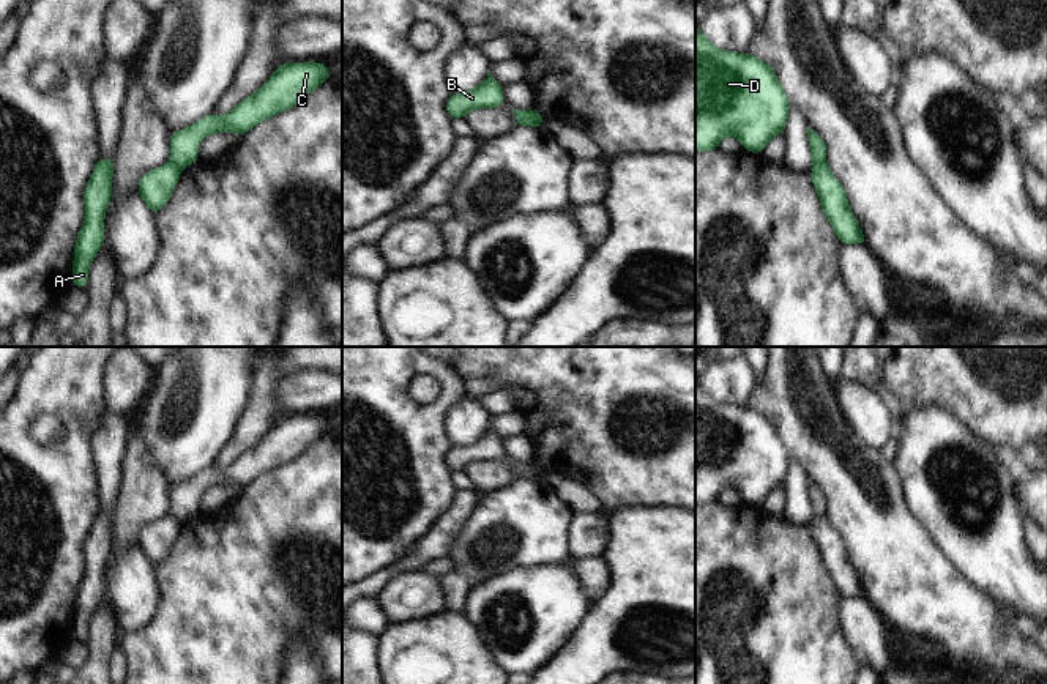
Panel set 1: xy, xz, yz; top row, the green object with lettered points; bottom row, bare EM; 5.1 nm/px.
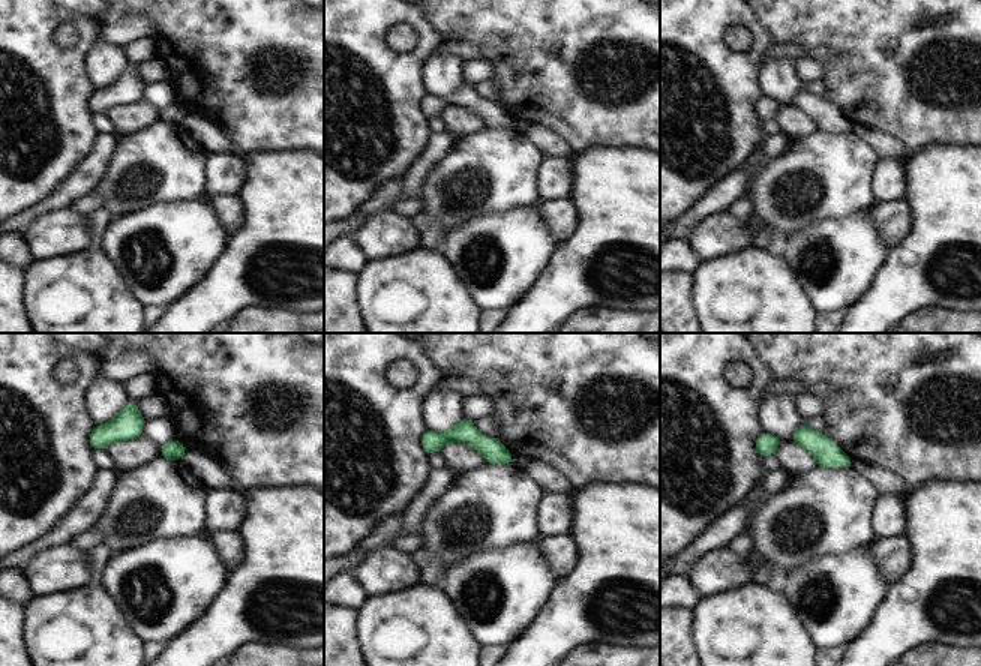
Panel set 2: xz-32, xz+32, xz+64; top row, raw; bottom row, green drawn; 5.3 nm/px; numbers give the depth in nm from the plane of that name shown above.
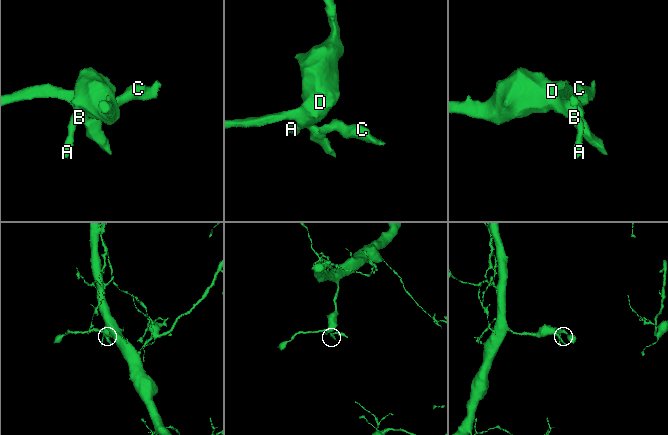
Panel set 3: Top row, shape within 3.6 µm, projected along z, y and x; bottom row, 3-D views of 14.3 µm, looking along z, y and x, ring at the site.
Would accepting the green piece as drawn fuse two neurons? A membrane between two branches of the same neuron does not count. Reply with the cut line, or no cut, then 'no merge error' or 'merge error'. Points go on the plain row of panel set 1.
cut xz (525, 465), (532, 478); merge error

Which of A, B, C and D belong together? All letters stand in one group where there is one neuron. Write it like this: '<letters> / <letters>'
A B D / C

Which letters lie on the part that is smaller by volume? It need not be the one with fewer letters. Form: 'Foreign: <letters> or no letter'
Foreign: C

